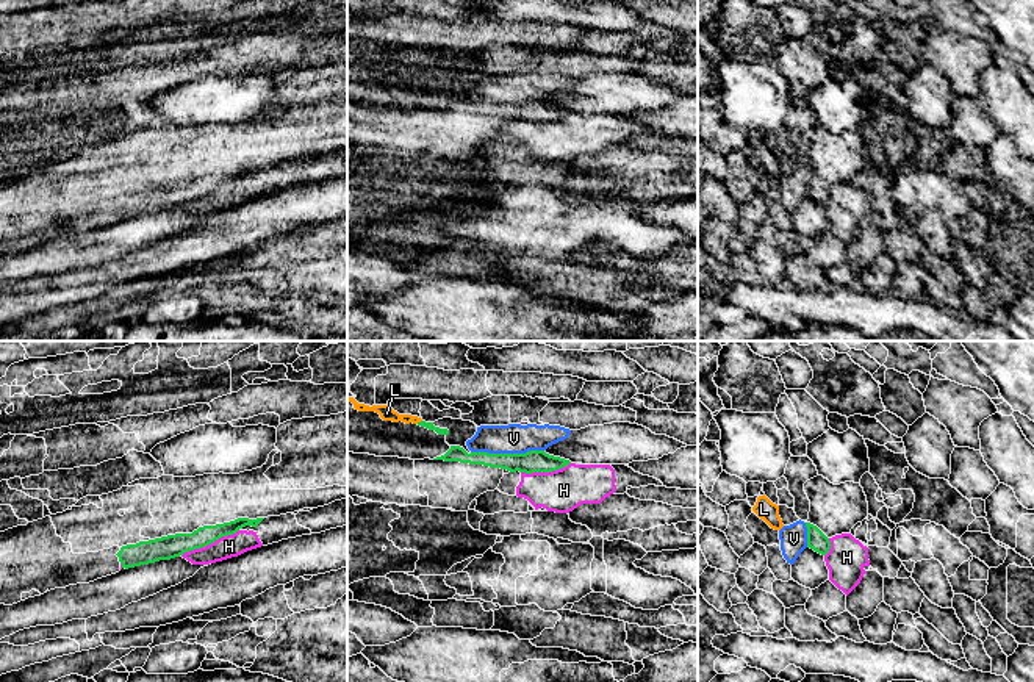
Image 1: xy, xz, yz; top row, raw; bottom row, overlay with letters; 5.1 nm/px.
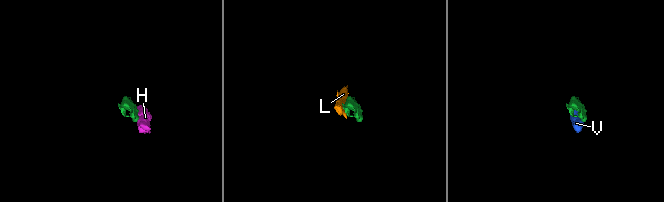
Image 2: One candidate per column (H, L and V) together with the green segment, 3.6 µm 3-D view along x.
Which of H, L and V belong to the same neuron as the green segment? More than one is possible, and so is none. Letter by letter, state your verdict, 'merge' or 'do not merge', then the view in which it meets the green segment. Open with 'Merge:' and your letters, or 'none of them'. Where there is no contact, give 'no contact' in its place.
Merge: none of them
H: do not merge | xy
L: do not merge | xz
V: do not merge | xz

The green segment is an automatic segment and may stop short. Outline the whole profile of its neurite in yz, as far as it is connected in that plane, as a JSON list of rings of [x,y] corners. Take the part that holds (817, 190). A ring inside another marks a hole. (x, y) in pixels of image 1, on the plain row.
[[[806,172],[807,177],[807,197],[815,202],[826,205],[831,199],[829,188],[813,174]]]

